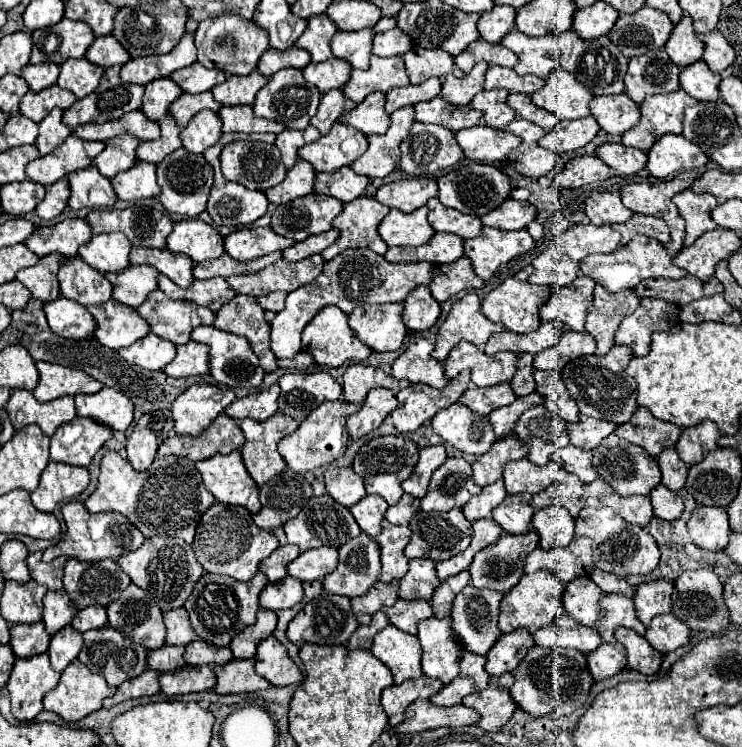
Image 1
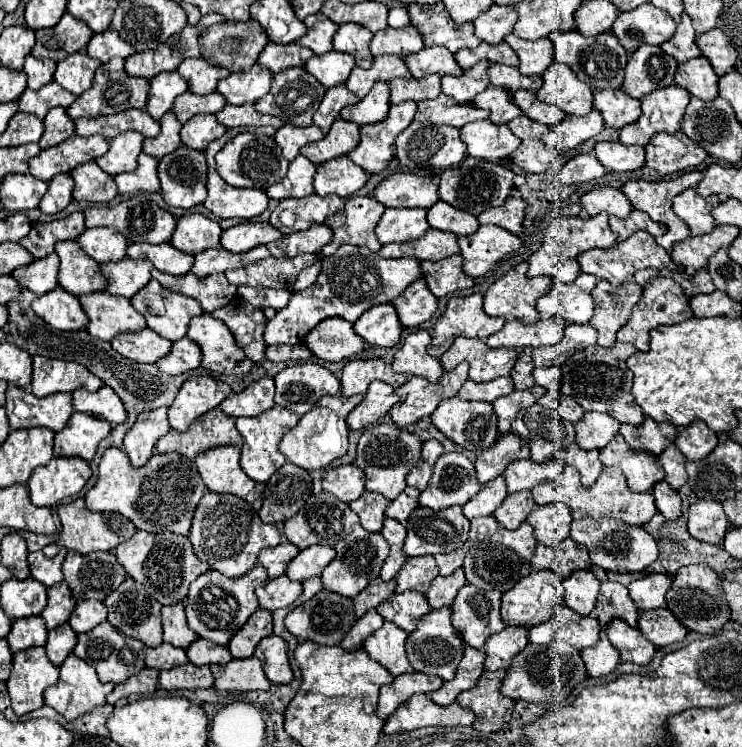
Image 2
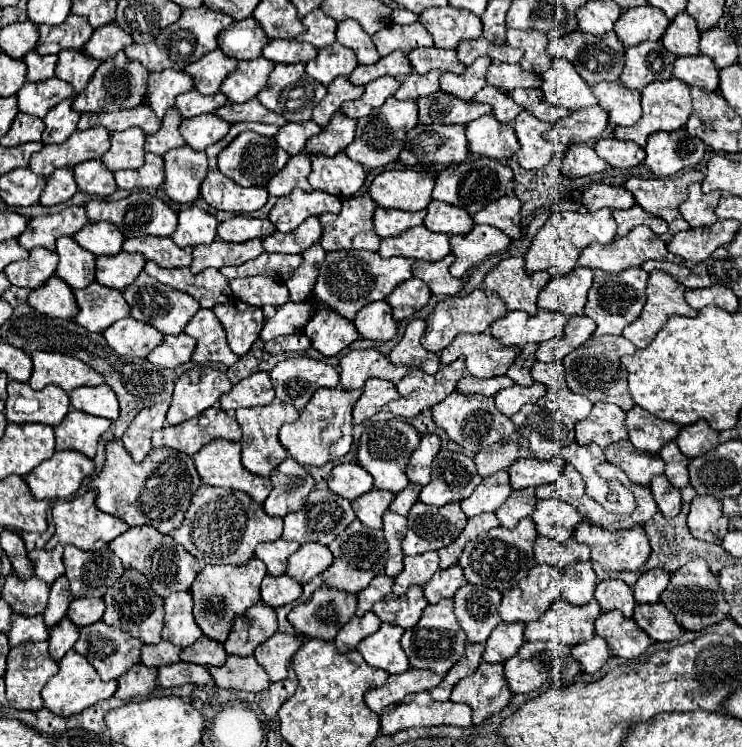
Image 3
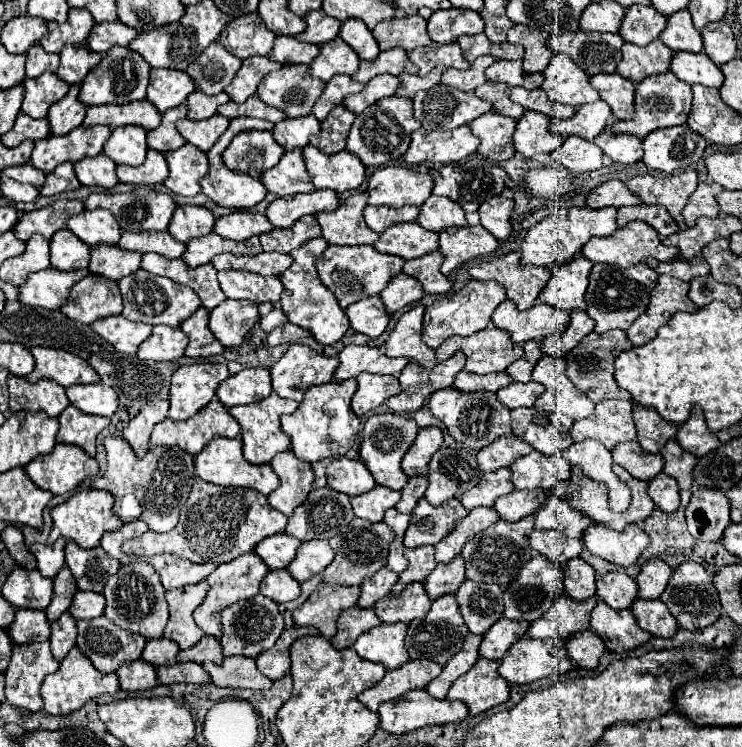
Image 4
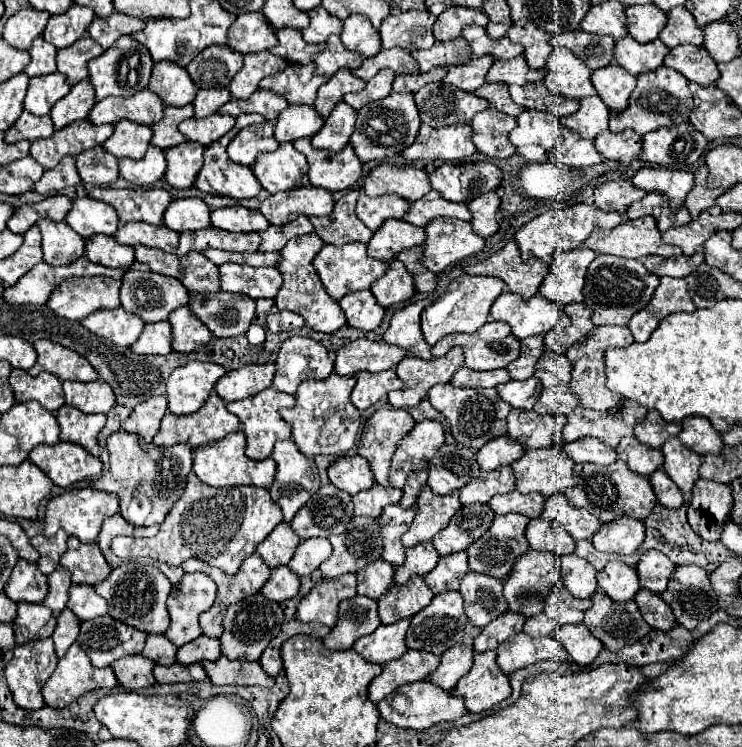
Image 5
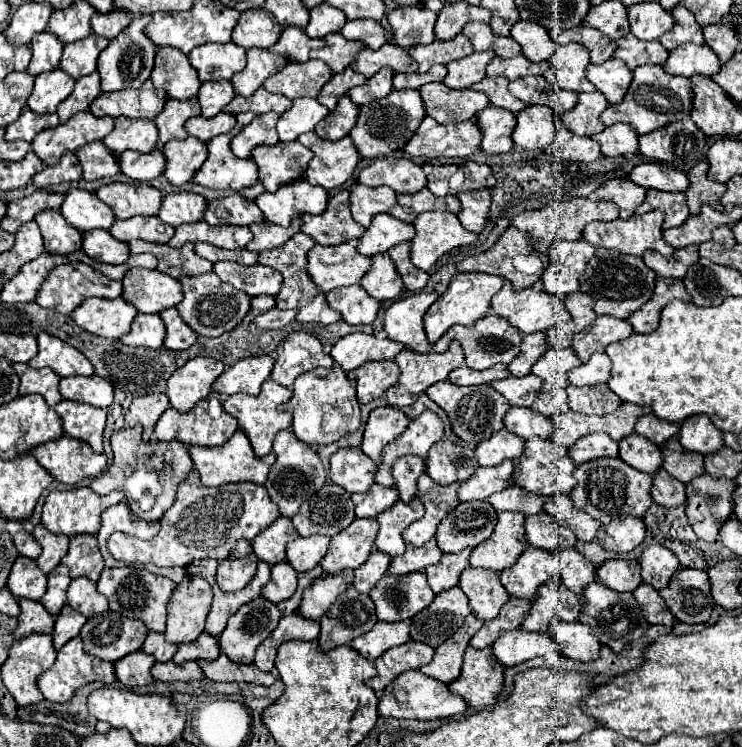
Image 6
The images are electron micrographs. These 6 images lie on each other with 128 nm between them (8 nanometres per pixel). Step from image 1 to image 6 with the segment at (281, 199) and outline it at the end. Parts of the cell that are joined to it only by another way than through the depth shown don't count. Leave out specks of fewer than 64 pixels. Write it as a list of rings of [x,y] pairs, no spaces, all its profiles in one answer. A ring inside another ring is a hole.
[[[278,142],[274,146],[256,146],[252,158],[258,164],[260,182],[268,192],[276,192],[282,184],[304,176],[312,152],[300,142]]]

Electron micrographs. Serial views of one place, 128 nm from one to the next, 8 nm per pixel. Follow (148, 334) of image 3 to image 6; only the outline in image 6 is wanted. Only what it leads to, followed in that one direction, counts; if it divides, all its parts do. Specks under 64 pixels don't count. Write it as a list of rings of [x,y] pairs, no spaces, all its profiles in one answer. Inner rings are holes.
[[[120,296],[116,300],[88,298],[72,312],[72,320],[86,332],[114,340],[130,330],[134,316],[136,308]]]

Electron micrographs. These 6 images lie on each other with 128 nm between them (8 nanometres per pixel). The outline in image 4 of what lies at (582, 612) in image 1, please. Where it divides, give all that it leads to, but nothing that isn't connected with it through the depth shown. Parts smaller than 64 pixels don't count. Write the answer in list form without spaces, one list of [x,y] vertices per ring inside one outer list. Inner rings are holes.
[[[582,558],[568,560],[564,566],[564,584],[566,584],[566,594],[572,600],[586,600],[596,594],[596,584],[594,584],[594,568],[586,564]]]

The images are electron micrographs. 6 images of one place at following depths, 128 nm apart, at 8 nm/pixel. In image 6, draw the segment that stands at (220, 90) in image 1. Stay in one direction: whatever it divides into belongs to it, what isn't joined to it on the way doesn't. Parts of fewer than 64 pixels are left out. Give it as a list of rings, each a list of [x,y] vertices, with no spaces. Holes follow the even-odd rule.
[[[250,48],[246,56],[246,68],[232,76],[232,86],[240,96],[252,96],[264,84],[266,78],[278,74],[288,64],[284,56],[278,56],[264,48]]]

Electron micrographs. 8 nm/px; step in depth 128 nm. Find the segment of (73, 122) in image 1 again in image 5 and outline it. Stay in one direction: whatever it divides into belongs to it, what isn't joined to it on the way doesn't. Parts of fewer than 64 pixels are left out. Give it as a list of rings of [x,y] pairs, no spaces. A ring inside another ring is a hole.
[[[120,36],[120,40],[116,40],[112,48],[108,48],[104,54],[100,54],[88,64],[90,82],[96,90],[96,100],[102,100],[106,96],[132,96],[144,90],[148,86],[152,66],[154,62],[148,48],[138,44],[138,40],[134,40],[132,36]]]

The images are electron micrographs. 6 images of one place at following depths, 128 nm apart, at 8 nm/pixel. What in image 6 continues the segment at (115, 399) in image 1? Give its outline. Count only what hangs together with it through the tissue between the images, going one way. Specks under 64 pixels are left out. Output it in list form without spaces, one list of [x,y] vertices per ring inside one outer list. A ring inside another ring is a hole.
[[[96,374],[60,378],[60,394],[66,400],[92,404],[96,408],[108,408],[112,404],[112,386]]]

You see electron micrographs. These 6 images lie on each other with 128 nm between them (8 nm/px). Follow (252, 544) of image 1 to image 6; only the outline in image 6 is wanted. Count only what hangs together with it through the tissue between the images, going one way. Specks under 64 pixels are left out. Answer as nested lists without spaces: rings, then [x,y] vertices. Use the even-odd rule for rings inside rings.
[[[192,470],[188,478],[178,486],[178,498],[174,506],[162,516],[160,532],[152,540],[140,540],[124,532],[116,532],[108,540],[110,554],[128,564],[154,564],[154,566],[188,566],[192,560],[214,558],[220,560],[218,566],[218,586],[224,592],[238,592],[250,584],[256,574],[258,558],[228,560],[234,542],[240,538],[252,540],[260,530],[270,526],[280,516],[276,504],[270,500],[264,486],[252,482],[224,484],[218,488],[208,488],[198,484],[198,474]]]

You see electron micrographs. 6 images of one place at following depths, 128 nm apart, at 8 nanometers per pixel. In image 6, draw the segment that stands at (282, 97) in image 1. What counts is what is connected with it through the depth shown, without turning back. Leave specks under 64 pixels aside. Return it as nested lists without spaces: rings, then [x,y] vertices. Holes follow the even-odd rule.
[[[308,60],[304,64],[288,62],[284,70],[280,70],[264,82],[264,88],[274,94],[284,94],[290,100],[302,96],[316,98],[330,78],[332,70],[320,60]]]

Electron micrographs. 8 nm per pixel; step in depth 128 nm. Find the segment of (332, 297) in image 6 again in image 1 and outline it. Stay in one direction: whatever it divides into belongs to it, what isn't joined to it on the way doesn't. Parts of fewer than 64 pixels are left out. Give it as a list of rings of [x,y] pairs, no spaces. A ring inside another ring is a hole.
[[[364,304],[348,318],[352,332],[376,352],[398,350],[408,332],[402,324],[402,304]]]

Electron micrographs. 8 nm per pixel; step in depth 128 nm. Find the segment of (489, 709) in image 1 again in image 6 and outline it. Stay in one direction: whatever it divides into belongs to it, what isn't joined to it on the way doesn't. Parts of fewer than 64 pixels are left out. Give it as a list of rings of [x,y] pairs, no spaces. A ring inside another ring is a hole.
[[[468,646],[462,672],[452,684],[448,684],[448,690],[462,696],[468,706],[492,706],[502,688],[502,676],[504,666],[492,656],[490,646],[486,646],[484,650]]]

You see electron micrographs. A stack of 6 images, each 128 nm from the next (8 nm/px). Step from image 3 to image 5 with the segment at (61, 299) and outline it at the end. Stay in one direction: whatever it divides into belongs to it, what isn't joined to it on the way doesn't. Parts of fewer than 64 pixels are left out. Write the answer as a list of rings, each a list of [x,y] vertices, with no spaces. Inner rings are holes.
[[[86,256],[76,260],[76,264],[66,266],[50,266],[46,262],[36,264],[30,272],[26,272],[14,286],[8,286],[4,290],[4,300],[8,304],[44,304],[52,290],[60,284],[60,280],[72,278],[72,276],[92,276],[102,274],[120,280],[126,270],[112,270],[104,268],[102,264],[92,264]]]

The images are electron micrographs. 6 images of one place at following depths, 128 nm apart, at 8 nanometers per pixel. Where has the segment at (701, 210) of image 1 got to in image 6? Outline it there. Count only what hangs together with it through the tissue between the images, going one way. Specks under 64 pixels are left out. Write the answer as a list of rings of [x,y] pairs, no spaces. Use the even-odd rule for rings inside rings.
[[[692,168],[688,176],[690,176],[690,188],[686,190],[686,198],[690,214],[698,214],[704,204],[712,208],[720,206],[720,198],[726,192],[726,184],[708,180],[706,174],[700,172],[698,168]]]

